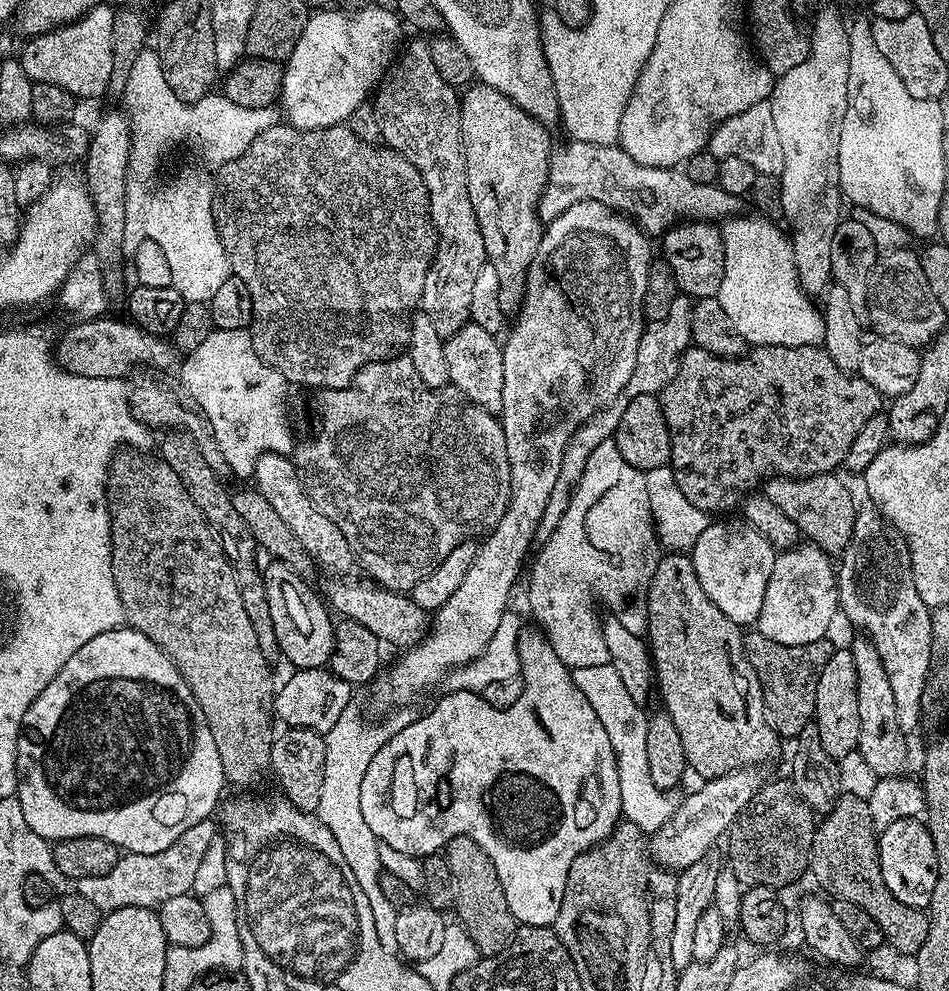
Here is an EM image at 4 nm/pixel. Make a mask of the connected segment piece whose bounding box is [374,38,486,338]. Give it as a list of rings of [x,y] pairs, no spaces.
[[[416,38],[408,49],[399,53],[398,59],[388,69],[380,81],[375,93],[376,128],[385,145],[400,152],[413,164],[428,191],[428,216],[436,230],[436,255],[426,274],[426,286],[420,295],[422,311],[434,322],[434,330],[442,337],[450,337],[463,324],[470,320],[470,294],[474,294],[474,282],[478,279],[478,270],[486,263],[482,230],[478,230],[478,218],[474,206],[470,206],[470,190],[466,186],[466,158],[462,146],[460,129],[460,96],[439,76],[438,68],[431,57],[431,46],[427,39]]]

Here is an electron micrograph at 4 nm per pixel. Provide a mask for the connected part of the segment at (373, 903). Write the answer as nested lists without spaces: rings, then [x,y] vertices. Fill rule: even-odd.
[[[349,706],[334,722],[334,726],[326,733],[326,758],[324,759],[324,777],[322,778],[322,790],[318,798],[318,806],[315,810],[316,819],[322,821],[326,830],[334,834],[334,842],[338,842],[338,850],[342,850],[342,858],[346,860],[346,866],[354,874],[358,886],[362,886],[362,894],[366,894],[366,902],[370,904],[370,914],[374,914],[374,930],[378,932],[380,943],[385,946],[395,945],[396,942],[396,913],[398,908],[391,904],[390,900],[382,894],[380,887],[380,859],[378,858],[378,846],[380,841],[376,839],[368,828],[366,818],[362,818],[362,778],[366,774],[366,766],[374,758],[374,754],[385,744],[398,730],[402,730],[414,718],[414,712],[408,706],[400,706],[391,713],[389,720],[376,724],[373,728],[363,728],[360,725],[360,712],[356,706]]]

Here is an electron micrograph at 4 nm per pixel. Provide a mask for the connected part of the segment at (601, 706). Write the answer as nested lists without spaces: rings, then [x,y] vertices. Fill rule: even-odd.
[[[612,663],[602,666],[582,666],[571,669],[572,681],[578,690],[594,706],[594,714],[598,714],[598,722],[602,722],[606,730],[606,738],[610,738],[610,746],[616,759],[618,770],[618,786],[620,787],[620,811],[623,819],[634,822],[645,834],[651,834],[658,829],[658,794],[662,791],[654,786],[650,778],[650,766],[646,758],[646,726],[648,716],[645,709],[630,693],[622,678],[618,678],[618,670],[614,670]]]

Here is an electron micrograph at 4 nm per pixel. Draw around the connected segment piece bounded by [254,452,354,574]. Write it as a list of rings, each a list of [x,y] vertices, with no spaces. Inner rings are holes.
[[[273,452],[262,454],[256,463],[255,480],[254,488],[270,502],[270,506],[274,506],[282,522],[290,526],[290,531],[296,535],[298,542],[302,542],[302,546],[306,546],[309,556],[319,567],[321,564],[322,567],[329,568],[332,574],[351,573],[348,571],[351,570],[352,564],[354,568],[354,557],[346,538],[342,538],[338,526],[334,526],[334,522],[330,522],[326,514],[322,514],[313,506],[308,493],[304,491],[304,482],[296,471],[295,463],[289,457]]]

